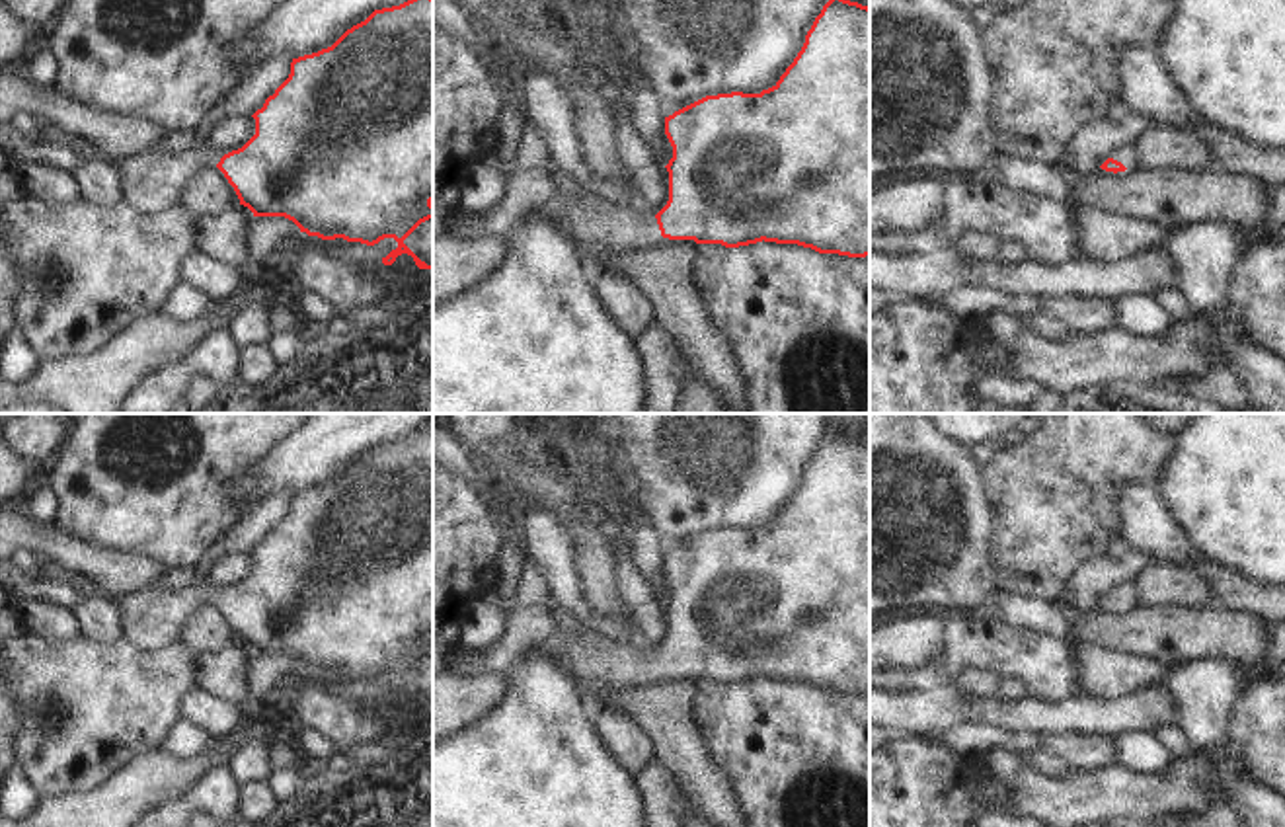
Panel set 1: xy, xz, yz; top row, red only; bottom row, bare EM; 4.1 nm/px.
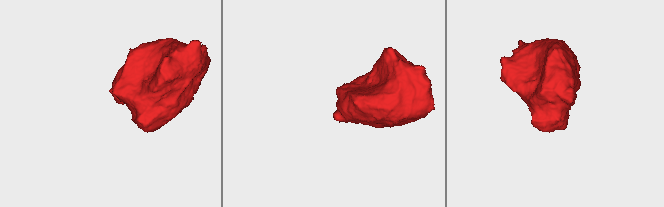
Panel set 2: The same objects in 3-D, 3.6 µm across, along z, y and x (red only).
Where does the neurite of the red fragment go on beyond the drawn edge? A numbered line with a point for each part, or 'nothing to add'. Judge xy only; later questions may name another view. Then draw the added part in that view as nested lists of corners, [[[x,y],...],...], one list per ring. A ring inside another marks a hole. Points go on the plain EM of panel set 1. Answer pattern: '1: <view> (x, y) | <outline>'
1: xy (155, 619) | [[[209,581],[183,591],[142,591],[119,599],[127,620],[127,640],[144,650],[168,650],[183,642],[191,618],[220,599],[220,591]]]

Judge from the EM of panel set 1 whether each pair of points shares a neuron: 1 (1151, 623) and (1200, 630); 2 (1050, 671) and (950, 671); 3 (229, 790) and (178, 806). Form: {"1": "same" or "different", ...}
{"1": "same", "2": "same", "3": "same"}

